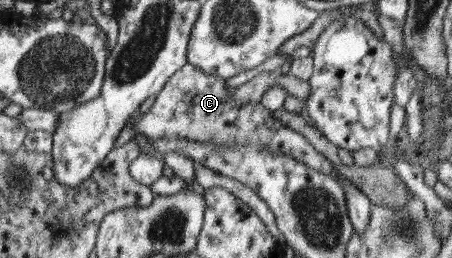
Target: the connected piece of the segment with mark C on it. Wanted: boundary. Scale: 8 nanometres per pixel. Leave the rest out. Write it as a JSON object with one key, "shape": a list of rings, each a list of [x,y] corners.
{"shape":[[[187,62],[179,72],[176,72],[176,75],[168,79],[148,112],[128,121],[126,128],[132,126],[136,130],[136,135],[144,135],[147,138],[193,140],[193,142],[200,142],[203,146],[211,146],[215,151],[230,148],[235,140],[239,140],[251,146],[267,146],[275,154],[289,154],[309,168],[337,178],[337,182],[346,191],[344,197],[347,198],[347,210],[353,230],[358,232],[358,236],[362,236],[362,232],[366,230],[371,220],[372,205],[369,198],[349,181],[340,177],[332,164],[320,152],[317,152],[304,136],[288,126],[274,128],[272,111],[262,106],[262,102],[250,102],[238,108],[232,106],[232,89],[234,88],[226,89],[225,83],[226,79],[210,76],[202,72],[198,66],[192,66],[190,62]]]}

